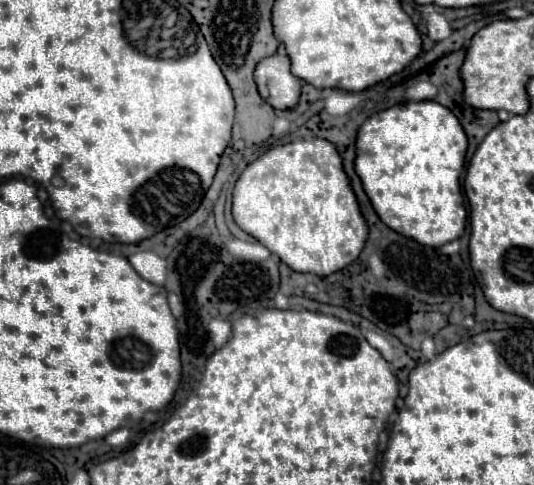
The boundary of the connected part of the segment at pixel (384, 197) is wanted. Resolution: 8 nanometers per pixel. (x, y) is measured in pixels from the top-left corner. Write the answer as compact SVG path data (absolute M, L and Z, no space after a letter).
M405 101L373 113L357 133L355 173L379 219L393 231L427 247L441 247L465 231L467 211L461 195L461 169L467 153L467 137L457 117L437 101Z

